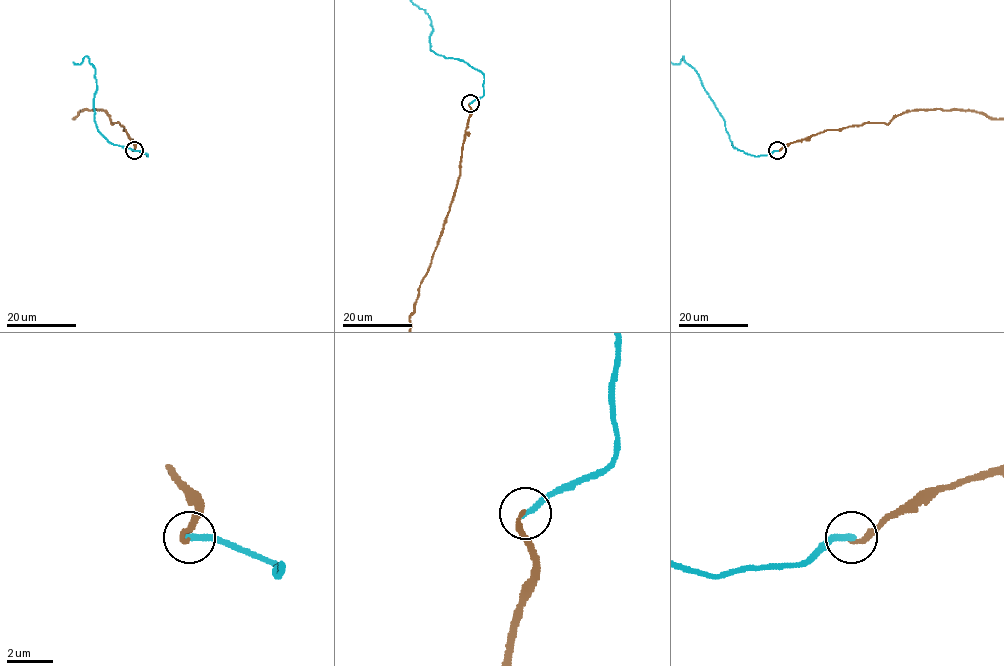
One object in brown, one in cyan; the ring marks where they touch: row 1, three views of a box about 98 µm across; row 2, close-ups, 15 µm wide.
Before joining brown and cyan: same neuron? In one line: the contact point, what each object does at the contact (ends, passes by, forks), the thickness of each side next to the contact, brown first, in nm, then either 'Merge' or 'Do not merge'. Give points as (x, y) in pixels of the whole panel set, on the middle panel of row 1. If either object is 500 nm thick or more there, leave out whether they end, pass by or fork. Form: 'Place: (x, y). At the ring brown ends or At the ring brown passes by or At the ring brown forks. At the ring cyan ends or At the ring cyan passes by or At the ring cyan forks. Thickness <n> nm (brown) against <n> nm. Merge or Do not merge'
Place: (470, 103). At the ring brown ends. At the ring cyan ends. Thickness 180 nm (brown) against 240 nm. Do not merge

